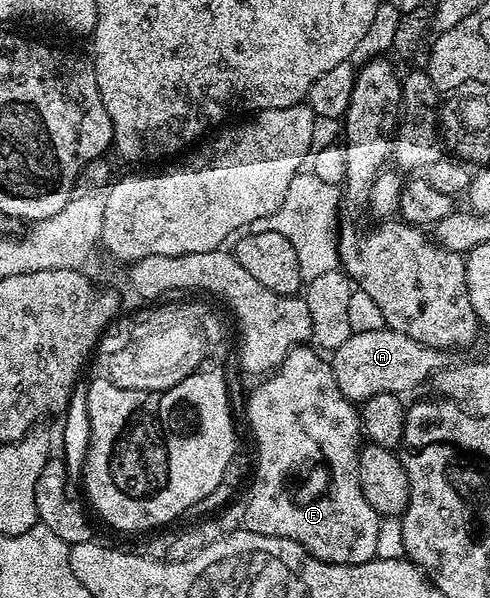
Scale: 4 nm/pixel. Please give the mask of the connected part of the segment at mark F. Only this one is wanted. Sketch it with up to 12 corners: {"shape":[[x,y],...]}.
{"shape":[[292,348],[248,396],[243,527],[377,559],[362,416]]}

